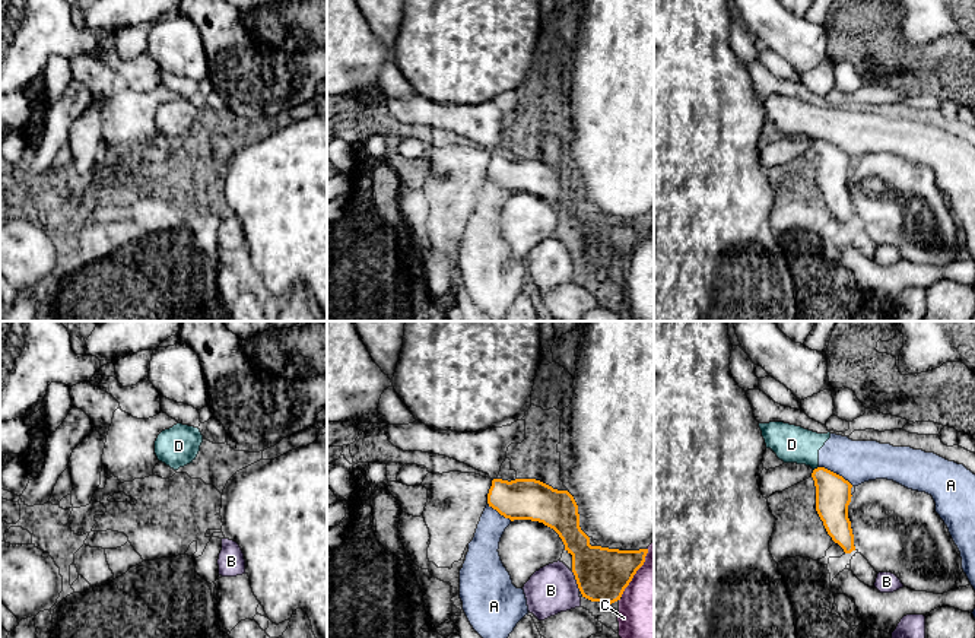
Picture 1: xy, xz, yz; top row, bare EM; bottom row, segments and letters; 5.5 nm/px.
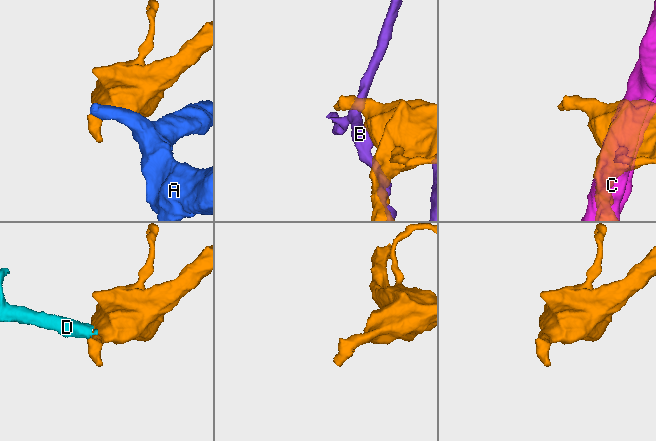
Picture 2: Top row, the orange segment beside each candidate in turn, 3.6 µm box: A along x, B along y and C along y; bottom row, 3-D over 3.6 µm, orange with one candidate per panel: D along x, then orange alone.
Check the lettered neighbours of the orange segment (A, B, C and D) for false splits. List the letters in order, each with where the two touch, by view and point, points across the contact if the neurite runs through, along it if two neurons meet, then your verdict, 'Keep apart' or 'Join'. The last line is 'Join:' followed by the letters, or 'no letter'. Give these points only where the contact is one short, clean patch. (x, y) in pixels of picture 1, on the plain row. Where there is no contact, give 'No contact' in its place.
A: Touches orange at yz (835, 146). Keep apart
B: Touches orange at xz (577, 254). Keep apart
C: Touches orange at xz (635, 246). Keep apart
D: Touches orange at yz (815, 142). Boundary: yz (818, 139), (813, 143). Keep apart
Join: no letter

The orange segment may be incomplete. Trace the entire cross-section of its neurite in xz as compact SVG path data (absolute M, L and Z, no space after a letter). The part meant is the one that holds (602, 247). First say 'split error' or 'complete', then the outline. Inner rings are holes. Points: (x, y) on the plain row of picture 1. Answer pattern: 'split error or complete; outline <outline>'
complete; outline M493 152L488 177L505 191L531 193L553 201L572 228L572 245L582 270L603 277L620 273L648 222L619 223L591 219L579 200L578 178L568 164L536 152Z

